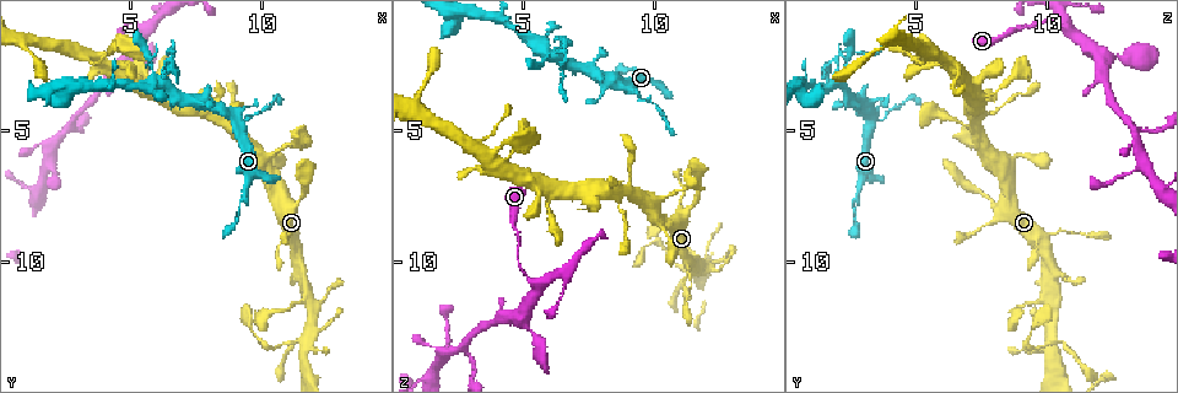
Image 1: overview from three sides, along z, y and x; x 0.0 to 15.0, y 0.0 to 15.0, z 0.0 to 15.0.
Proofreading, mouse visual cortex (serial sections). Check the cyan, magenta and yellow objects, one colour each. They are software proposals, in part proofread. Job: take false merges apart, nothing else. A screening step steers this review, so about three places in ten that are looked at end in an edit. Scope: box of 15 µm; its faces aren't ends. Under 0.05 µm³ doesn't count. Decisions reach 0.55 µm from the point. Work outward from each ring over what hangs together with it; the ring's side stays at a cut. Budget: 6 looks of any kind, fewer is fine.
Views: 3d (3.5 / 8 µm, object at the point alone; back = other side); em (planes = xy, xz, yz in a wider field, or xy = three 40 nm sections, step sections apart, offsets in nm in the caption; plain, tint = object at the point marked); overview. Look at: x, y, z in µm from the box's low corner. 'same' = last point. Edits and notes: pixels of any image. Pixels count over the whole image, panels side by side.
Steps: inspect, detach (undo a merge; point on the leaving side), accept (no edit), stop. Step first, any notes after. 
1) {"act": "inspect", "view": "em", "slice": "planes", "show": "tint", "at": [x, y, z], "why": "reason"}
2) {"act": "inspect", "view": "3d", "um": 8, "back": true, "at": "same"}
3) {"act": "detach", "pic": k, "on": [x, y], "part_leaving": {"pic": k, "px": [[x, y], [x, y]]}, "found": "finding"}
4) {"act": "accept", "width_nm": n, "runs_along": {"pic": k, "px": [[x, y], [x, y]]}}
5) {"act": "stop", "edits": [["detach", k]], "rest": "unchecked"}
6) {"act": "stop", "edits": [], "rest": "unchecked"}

{"act": "inspect", "view": "3d", "um": 8, "at": [9.0, 4.7, 3.4], "why": "thin arm on a thick one"}

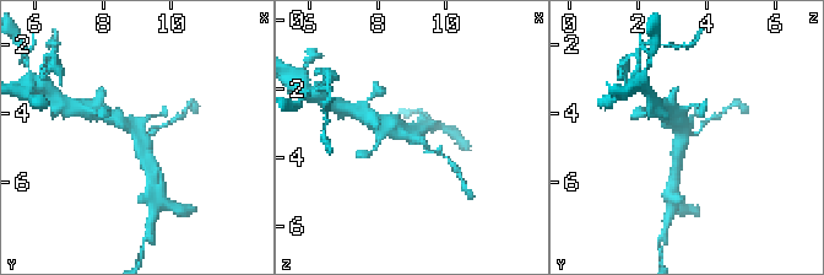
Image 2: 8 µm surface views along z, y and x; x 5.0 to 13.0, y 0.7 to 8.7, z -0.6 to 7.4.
{"act": "inspect", "view": "em", "slice": "xy", "step": 5, "show": "tint", "at": [9.1, 4.7, 3.4], "why": "shape alone is not enough"}

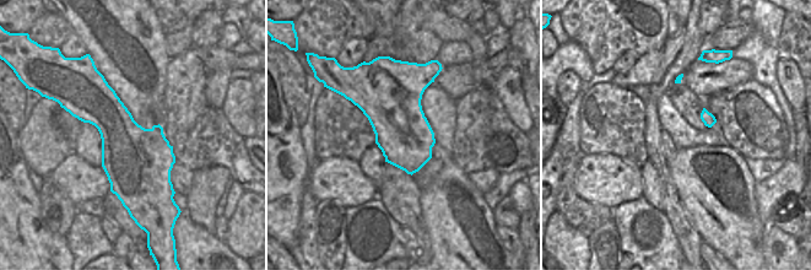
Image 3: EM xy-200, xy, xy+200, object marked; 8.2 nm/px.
{"act": "accept", "runs_along": {"pic": 2, "px": [[148, 167], [136, 133], [112, 117]]}, "found": "continuous, no second cell"}

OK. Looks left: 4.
{"act": "inspect", "view": "3d", "um": 3.5, "at": [11.7, 10.9, 10.2], "why": "side arm on a straight run"}

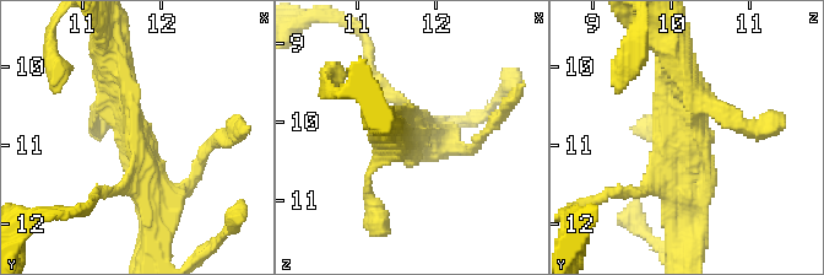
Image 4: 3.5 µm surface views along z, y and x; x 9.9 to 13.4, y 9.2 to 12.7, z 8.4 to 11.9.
{"act": "inspect", "view": "em", "slice": "xy", "step": 3, "show": "tint", "at": [11.70, 10.95, 10.30]}

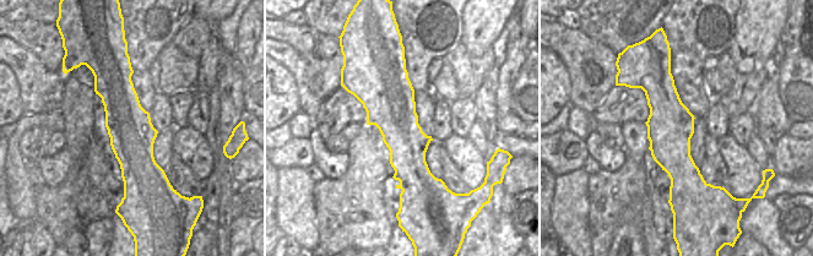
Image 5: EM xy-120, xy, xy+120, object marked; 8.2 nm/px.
{"act": "accept", "found": "continuous, no second cell"}

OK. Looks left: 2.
{"act": "inspect", "view": "3d", "um": 8, "at": [11.6, 12.9, 10.2], "why": "four arms meet"}

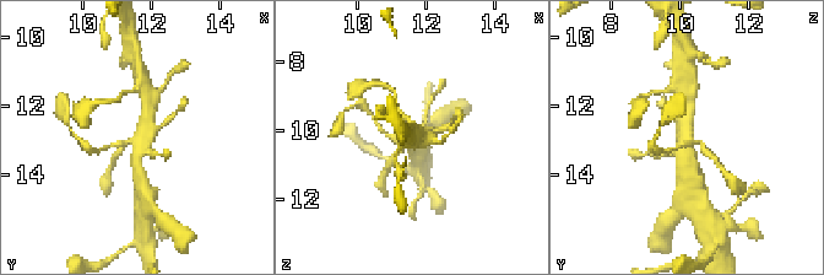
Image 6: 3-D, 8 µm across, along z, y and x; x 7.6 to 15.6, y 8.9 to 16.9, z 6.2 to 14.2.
{"act": "inspect", "view": "em", "slice": "xy", "step": 5, "show": "tint", "at": [11.8, 13.0, 10.2]}

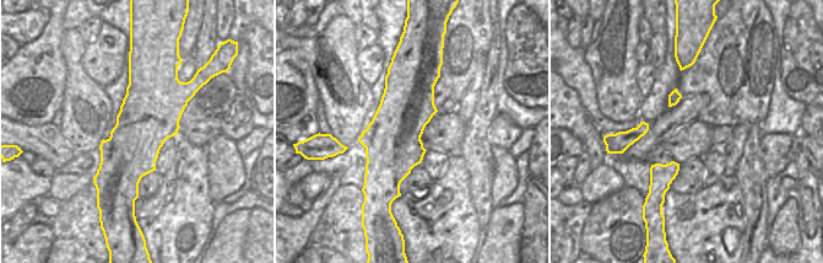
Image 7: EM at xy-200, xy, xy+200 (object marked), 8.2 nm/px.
{"act": "accept", "width_nm": 460, "runs_along": {"pic": 6, "px": [[150, 103], [136, 141], [139, 171]]}, "found": "one cell here"}

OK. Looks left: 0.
{"act": "stop", "edits": [], "rest": "unchecked"}

